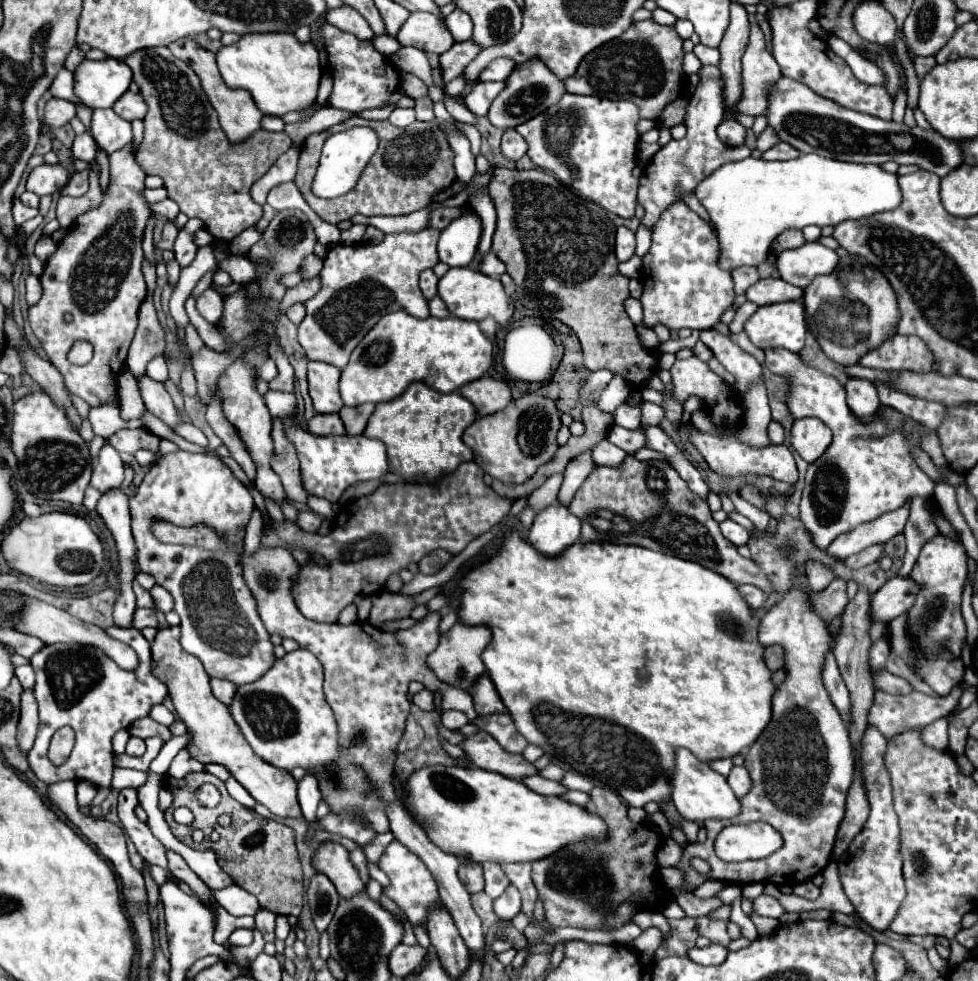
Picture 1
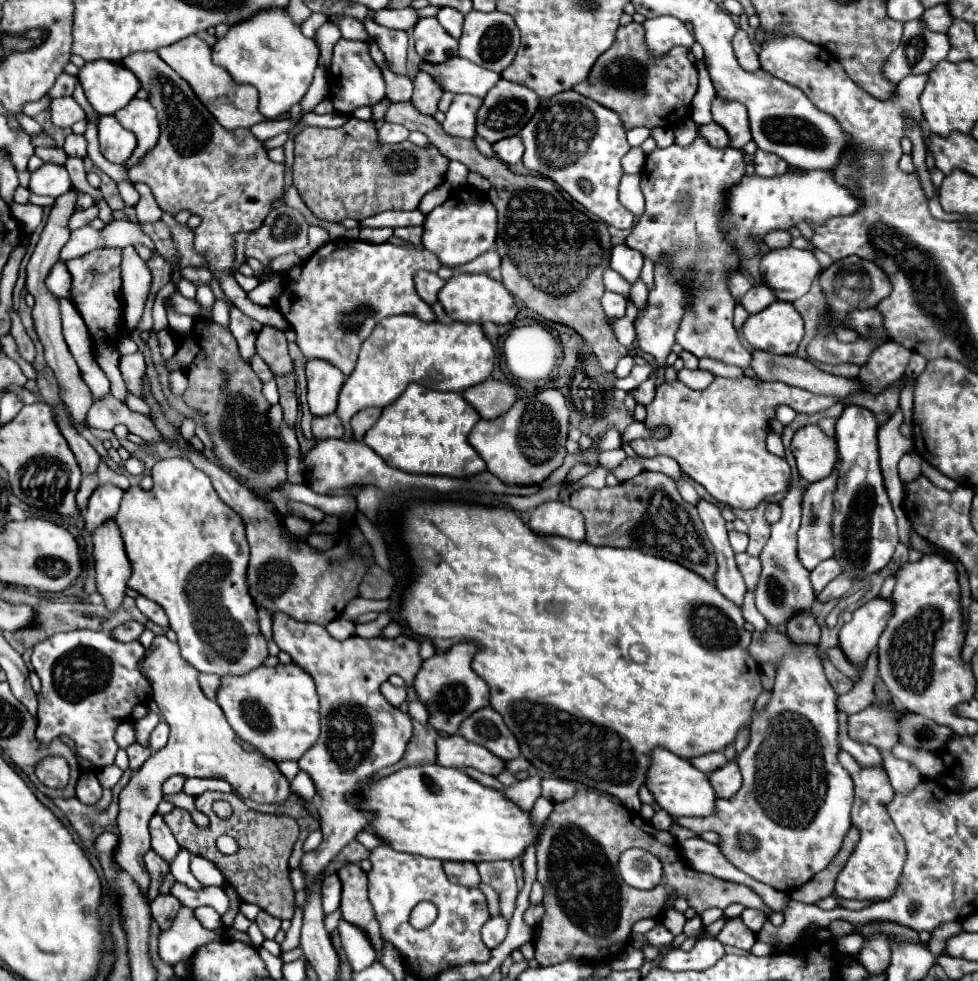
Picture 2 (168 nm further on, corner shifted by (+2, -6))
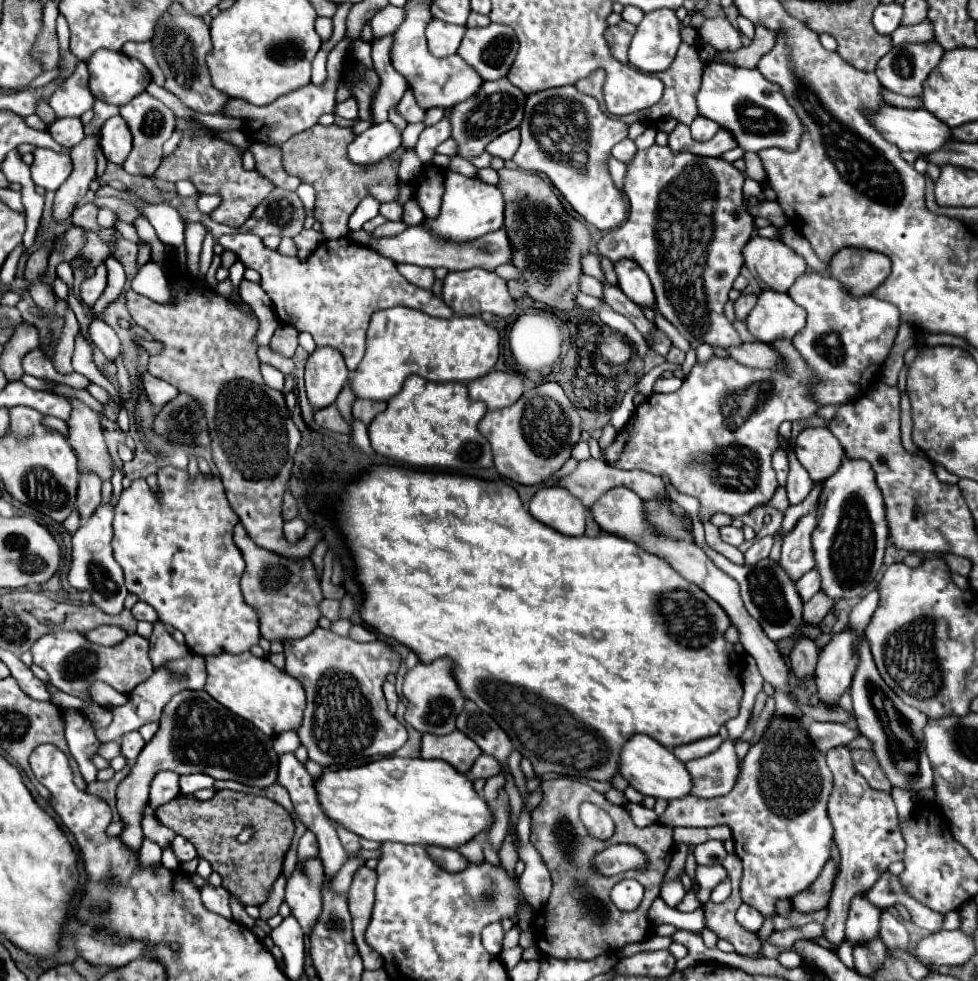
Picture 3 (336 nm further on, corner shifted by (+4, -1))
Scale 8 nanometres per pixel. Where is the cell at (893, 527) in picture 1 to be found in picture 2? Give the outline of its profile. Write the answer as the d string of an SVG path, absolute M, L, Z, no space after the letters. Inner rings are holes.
M834 558L822 560L822 562L810 572L810 580L812 580L814 592L818 594L818 592L820 592L830 580L834 580L840 572L842 572L842 566L840 566L838 560L834 560Z

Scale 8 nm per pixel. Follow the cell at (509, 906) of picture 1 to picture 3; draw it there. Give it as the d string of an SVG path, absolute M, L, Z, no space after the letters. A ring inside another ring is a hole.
M491 923L481 933L482 945L494 957L498 957L502 951L502 943L505 931L501 923Z

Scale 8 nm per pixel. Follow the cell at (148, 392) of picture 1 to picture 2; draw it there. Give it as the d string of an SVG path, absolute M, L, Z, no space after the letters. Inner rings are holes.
M142 352L128 354L120 358L120 372L126 382L126 388L130 394L144 398L144 376L146 376L146 362Z

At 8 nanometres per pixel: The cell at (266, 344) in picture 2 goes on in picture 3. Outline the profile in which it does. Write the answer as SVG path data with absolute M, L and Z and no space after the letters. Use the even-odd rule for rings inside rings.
M288 323L278 325L278 329L276 329L276 333L274 333L272 341L270 341L270 347L274 351L286 355L286 357L292 357L296 347L298 347L298 331Z

